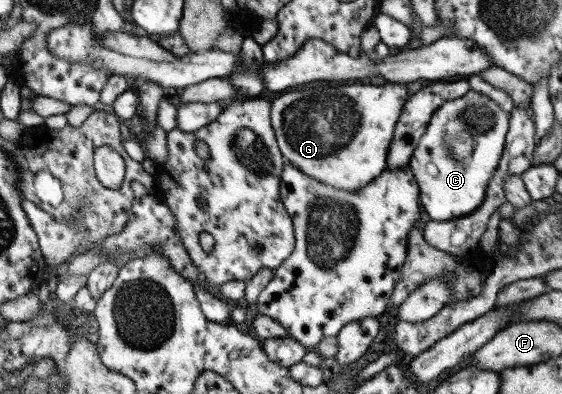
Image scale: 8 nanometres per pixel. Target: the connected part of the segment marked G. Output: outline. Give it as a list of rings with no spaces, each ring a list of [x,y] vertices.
[[[343,84],[321,90],[283,92],[271,103],[271,123],[285,162],[321,184],[355,192],[387,168],[387,152],[407,102],[406,84]]]

